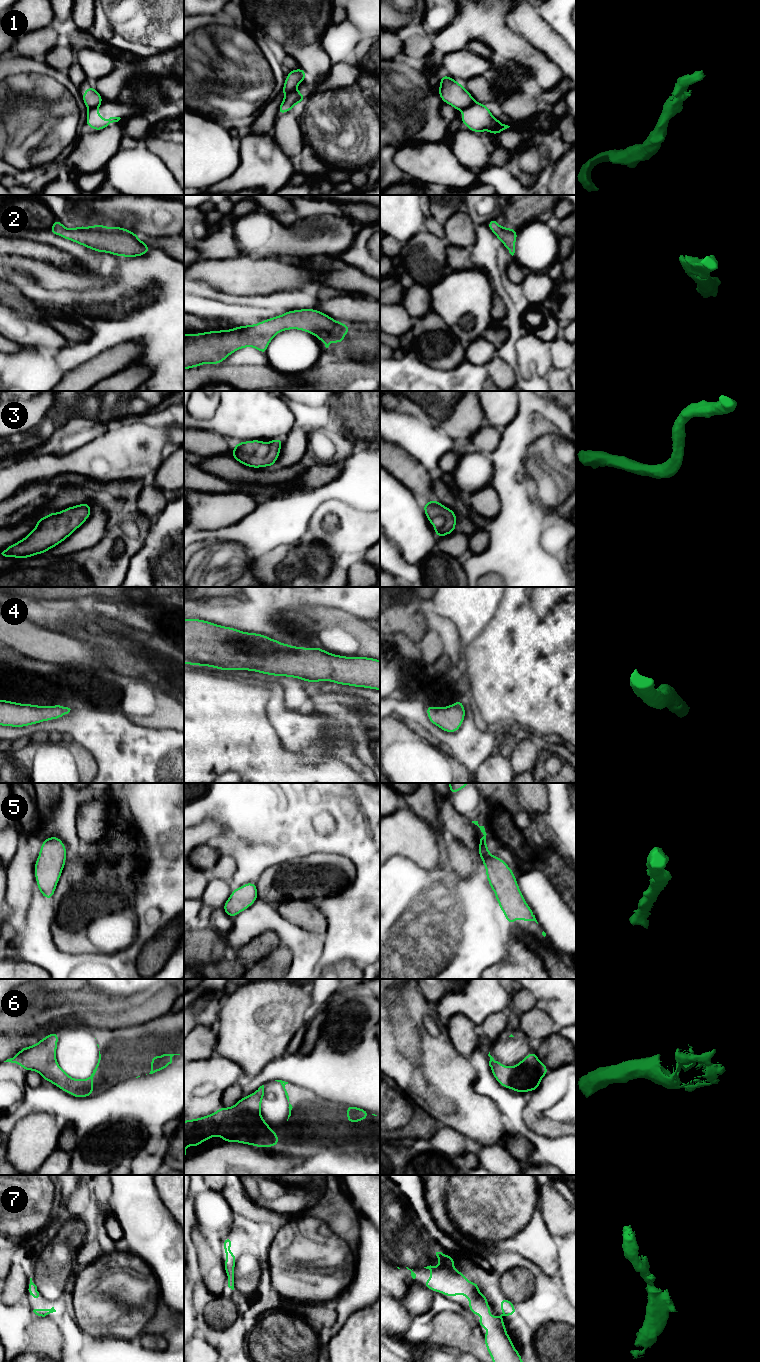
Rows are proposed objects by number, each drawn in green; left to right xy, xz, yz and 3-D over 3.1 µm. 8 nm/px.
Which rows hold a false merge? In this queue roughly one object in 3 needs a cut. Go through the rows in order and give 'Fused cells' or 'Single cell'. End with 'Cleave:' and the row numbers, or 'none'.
1: Fused cells
2: Single cell
3: Single cell
4: Single cell
5: Single cell
6: Single cell
7: Single cell
Cleave: 1

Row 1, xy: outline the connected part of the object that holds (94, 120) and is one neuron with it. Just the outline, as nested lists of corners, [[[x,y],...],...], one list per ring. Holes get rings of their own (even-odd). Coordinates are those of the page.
[[[100,105],[88,109],[85,125],[96,131],[99,131],[110,126],[113,122],[118,122],[121,119],[120,117],[110,117],[108,120],[105,120],[97,112],[99,108]]]

